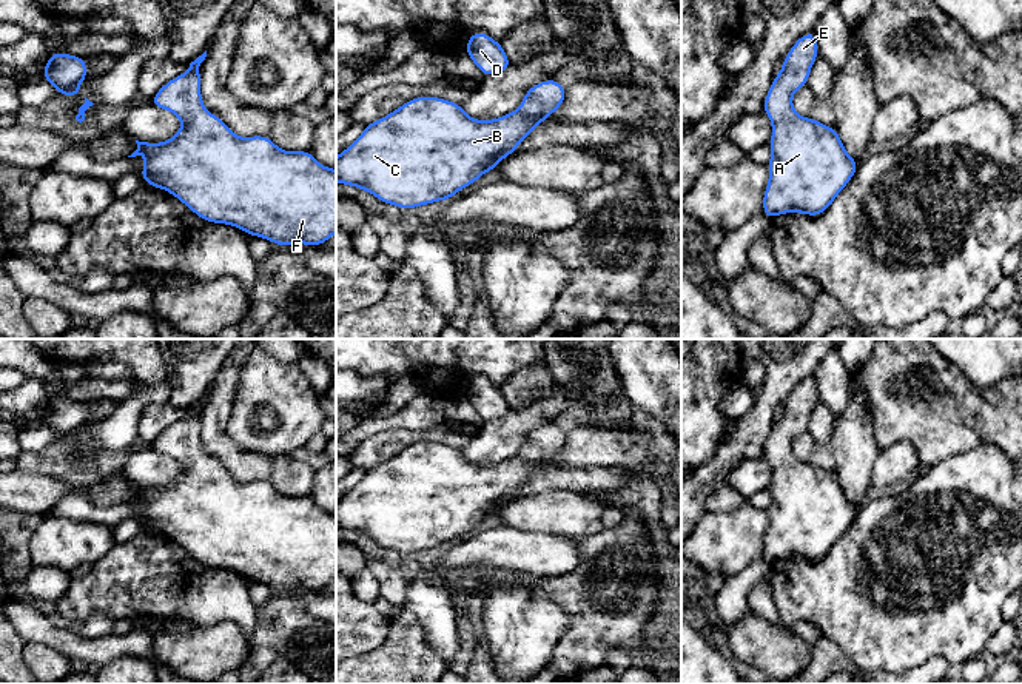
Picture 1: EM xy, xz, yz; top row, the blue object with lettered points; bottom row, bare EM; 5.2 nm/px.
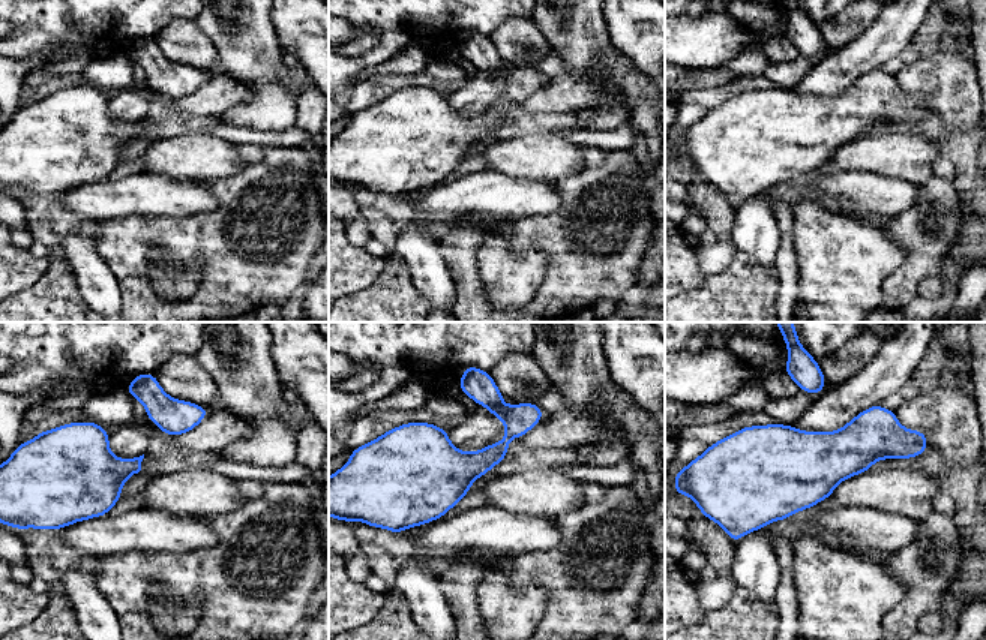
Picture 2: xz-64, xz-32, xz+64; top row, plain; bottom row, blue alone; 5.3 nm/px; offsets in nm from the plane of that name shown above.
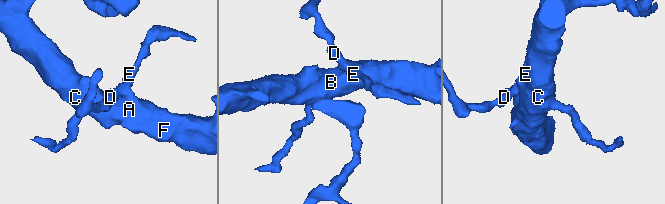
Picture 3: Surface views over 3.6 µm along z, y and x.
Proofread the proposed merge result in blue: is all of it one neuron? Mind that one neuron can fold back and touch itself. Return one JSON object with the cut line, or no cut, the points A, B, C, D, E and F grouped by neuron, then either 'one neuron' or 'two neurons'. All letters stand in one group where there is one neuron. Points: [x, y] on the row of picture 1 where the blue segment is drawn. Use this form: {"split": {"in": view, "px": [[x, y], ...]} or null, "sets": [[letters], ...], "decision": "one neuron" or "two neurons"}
{"split": null, "sets": [["A", "B", "C", "D", "E", "F"]], "decision": "one neuron"}

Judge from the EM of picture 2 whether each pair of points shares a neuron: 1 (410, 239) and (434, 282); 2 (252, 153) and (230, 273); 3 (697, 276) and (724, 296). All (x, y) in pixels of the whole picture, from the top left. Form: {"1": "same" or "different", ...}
{"1": "same", "2": "different", "3": "different"}

